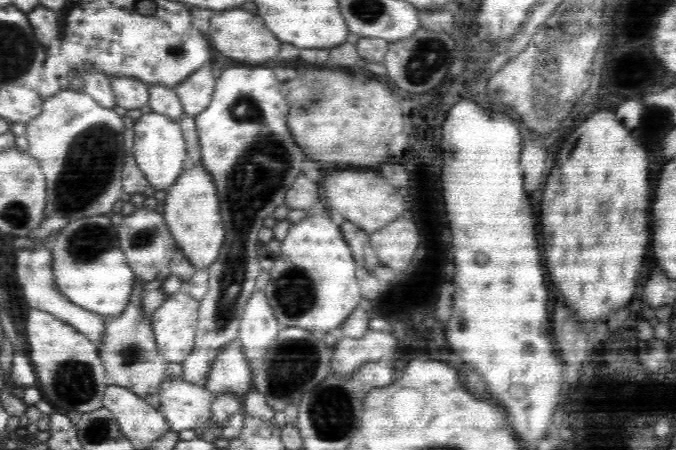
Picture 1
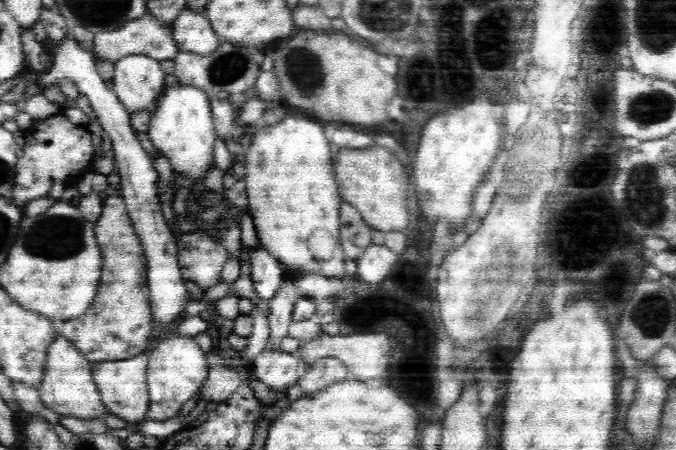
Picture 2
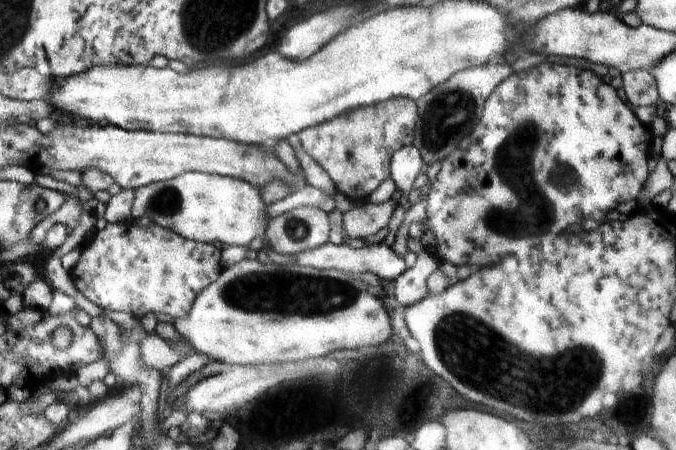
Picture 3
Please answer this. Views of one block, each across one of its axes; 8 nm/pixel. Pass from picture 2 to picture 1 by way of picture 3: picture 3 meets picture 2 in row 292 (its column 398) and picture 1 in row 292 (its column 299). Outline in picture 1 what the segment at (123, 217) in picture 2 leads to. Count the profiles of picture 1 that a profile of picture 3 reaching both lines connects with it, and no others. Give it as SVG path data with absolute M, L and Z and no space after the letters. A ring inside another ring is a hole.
M134 280L134 291L131 300L124 312L116 317L105 318L105 336L97 344L98 354L106 368L106 380L109 384L129 388L138 396L143 398L148 394L156 394L167 377L167 363L162 355L158 353L158 346L155 342L154 330L152 329L152 317L144 315L142 302L138 289L144 284L141 280Z

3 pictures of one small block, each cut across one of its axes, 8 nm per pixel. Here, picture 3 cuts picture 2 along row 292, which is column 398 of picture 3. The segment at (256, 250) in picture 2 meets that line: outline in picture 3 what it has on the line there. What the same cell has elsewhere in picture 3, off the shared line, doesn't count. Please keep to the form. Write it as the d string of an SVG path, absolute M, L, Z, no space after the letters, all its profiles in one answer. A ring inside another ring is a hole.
M347 240L339 242L325 242L316 248L301 252L295 257L298 265L316 267L317 269L336 269L356 276L362 272L372 272L381 279L394 280L402 271L406 270L404 259L398 257L391 249L389 241L372 246L364 246L361 249L353 249L347 245Z

